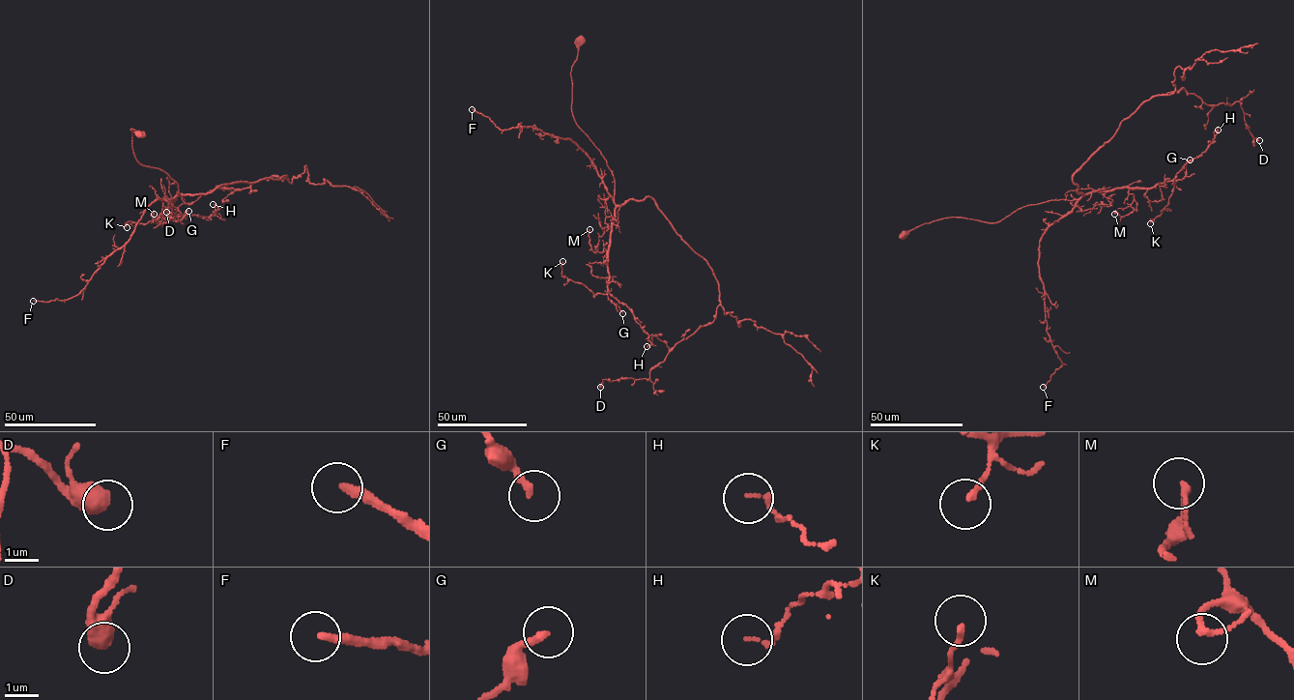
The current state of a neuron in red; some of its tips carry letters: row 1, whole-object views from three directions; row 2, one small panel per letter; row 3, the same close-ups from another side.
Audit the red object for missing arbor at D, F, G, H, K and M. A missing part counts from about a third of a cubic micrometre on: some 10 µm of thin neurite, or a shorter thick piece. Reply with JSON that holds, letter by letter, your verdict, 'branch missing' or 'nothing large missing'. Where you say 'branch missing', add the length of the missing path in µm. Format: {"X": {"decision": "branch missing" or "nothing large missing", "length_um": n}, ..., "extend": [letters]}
{"D": {"decision": "nothing large missing"}, "F": {"decision": "branch missing", "length_um": 30}, "G": {"decision": "nothing large missing"}, "H": {"decision": "nothing large missing"}, "K": {"decision": "nothing large missing"}, "M": {"decision": "nothing large missing"}, "extend": ["F"]}

